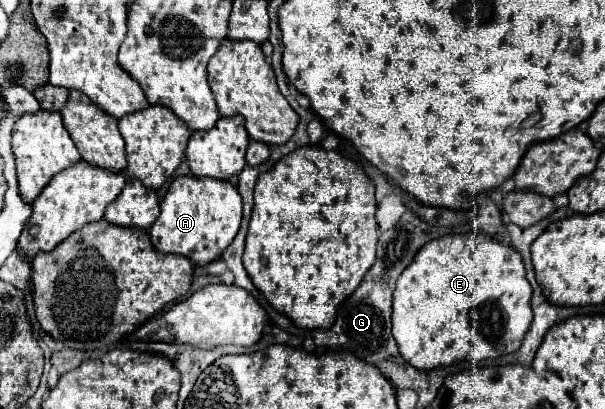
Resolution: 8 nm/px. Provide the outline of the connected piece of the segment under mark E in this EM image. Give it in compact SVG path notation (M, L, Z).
M487 233L445 235L425 243L413 263L401 273L393 293L393 337L399 353L415 369L435 369L461 359L495 359L513 353L531 327L531 285L525 279L523 257L515 247Z

